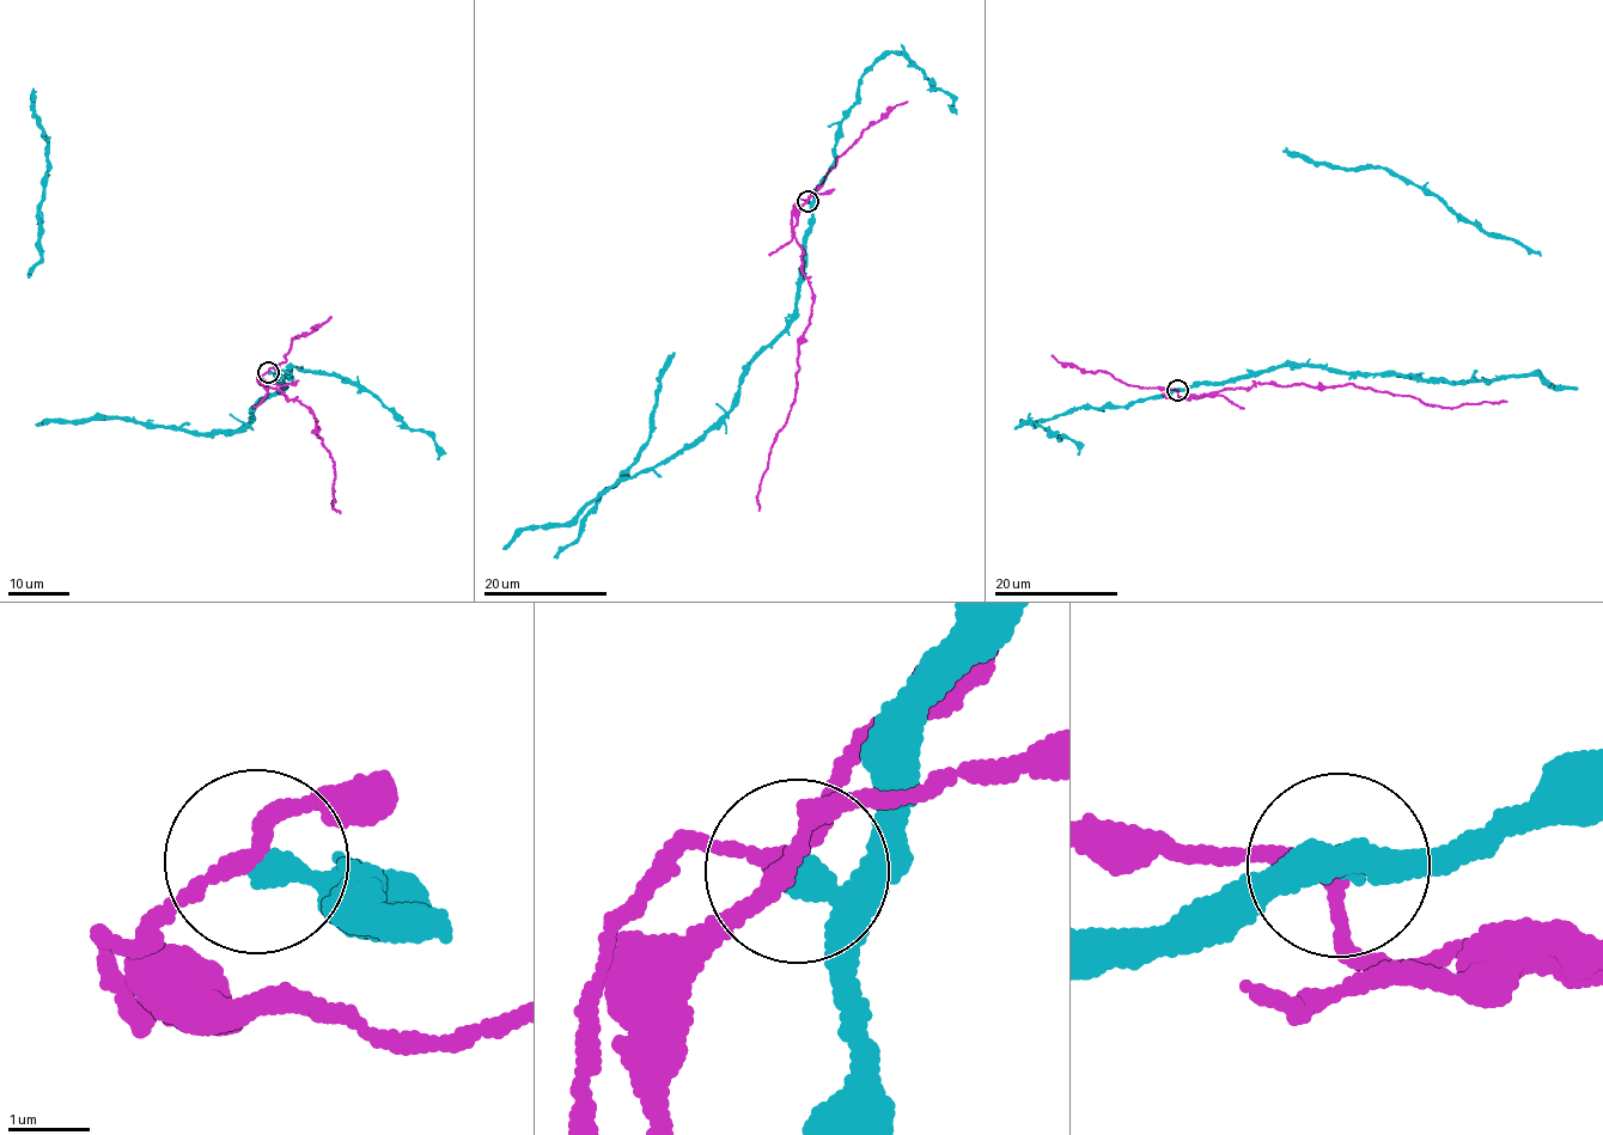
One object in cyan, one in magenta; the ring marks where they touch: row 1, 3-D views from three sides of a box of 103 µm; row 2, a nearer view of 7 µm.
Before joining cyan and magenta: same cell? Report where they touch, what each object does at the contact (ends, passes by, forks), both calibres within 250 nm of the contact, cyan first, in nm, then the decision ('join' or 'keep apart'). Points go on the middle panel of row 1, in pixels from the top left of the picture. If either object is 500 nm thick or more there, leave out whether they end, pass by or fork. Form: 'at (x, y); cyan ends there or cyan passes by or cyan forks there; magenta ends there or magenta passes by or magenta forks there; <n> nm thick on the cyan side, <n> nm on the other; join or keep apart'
at (808, 201); cyan ends there; magenta passes by; 320 nm thick on the cyan side, 170 nm on the other; keep apart

